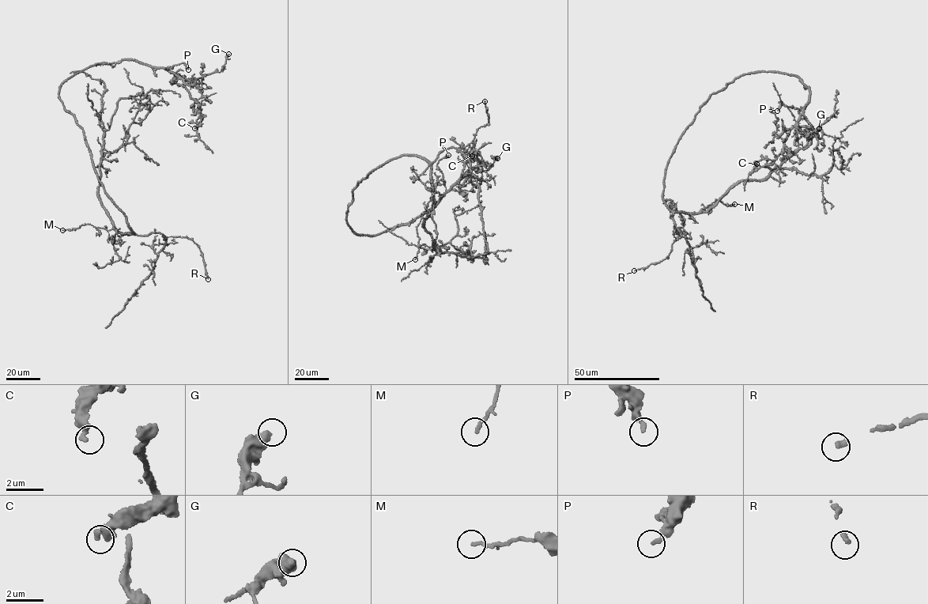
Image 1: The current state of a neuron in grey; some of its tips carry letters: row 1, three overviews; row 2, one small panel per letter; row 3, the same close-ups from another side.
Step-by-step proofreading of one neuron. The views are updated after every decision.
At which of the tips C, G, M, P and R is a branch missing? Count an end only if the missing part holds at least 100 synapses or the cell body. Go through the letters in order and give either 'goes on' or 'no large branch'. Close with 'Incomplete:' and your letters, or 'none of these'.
C: no large branch
G: no large branch
M: no large branch
P: no large branch
R: goes on
Incomplete: R

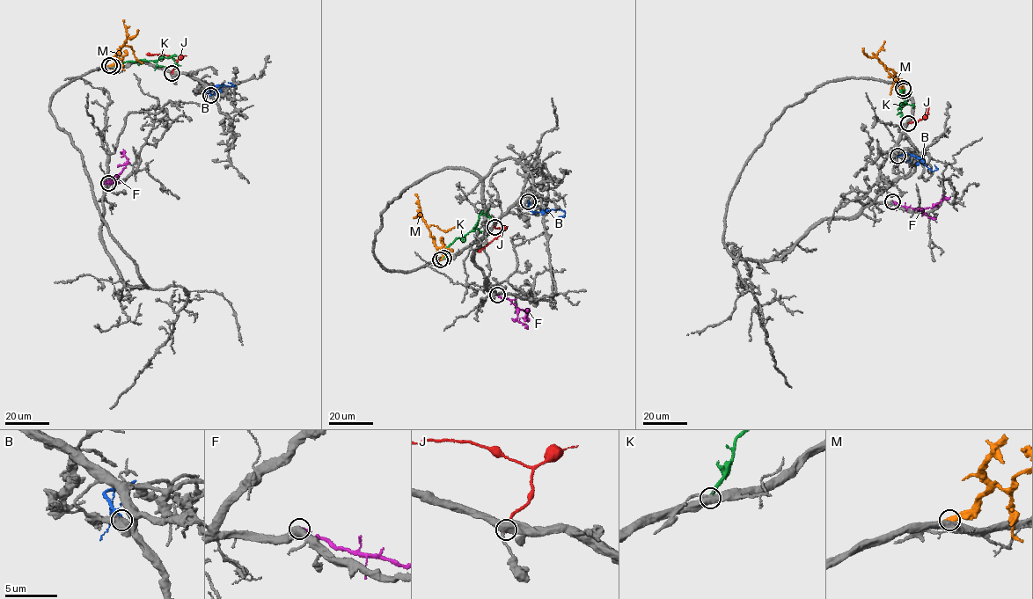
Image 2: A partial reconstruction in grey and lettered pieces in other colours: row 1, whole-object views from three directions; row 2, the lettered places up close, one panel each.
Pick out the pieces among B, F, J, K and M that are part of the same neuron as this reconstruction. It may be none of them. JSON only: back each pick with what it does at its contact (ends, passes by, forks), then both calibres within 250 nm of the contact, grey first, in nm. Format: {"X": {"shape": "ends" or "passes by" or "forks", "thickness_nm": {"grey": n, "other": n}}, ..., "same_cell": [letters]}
{"F": {"shape": "ends", "thickness_nm": {"grey": 550, "other": 240}}, "same_cell": ["F"]}

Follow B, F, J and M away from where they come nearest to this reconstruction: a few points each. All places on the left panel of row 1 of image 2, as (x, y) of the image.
B: (210, 95), (207, 89), (214, 86), (235, 85), (228, 82)
F: (108, 183), (115, 181), (125, 168), (128, 159), (123, 149)
J: (172, 73), (177, 64), (174, 59), (165, 54), (146, 54)
M: (109, 65), (117, 59), (117, 51), (127, 38), (130, 39), (138, 30)

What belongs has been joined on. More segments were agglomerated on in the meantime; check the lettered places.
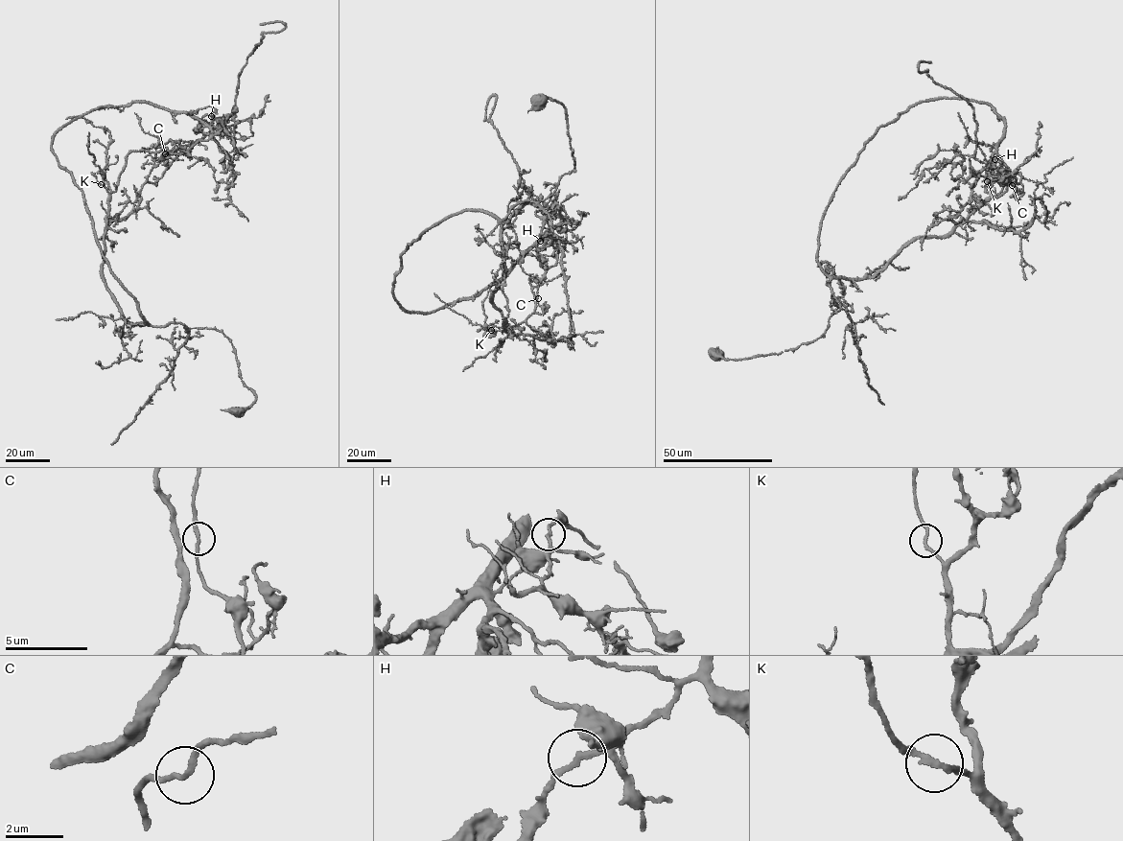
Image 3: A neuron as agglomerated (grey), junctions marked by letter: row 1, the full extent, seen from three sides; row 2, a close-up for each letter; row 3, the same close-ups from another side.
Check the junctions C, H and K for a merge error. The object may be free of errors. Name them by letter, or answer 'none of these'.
H

